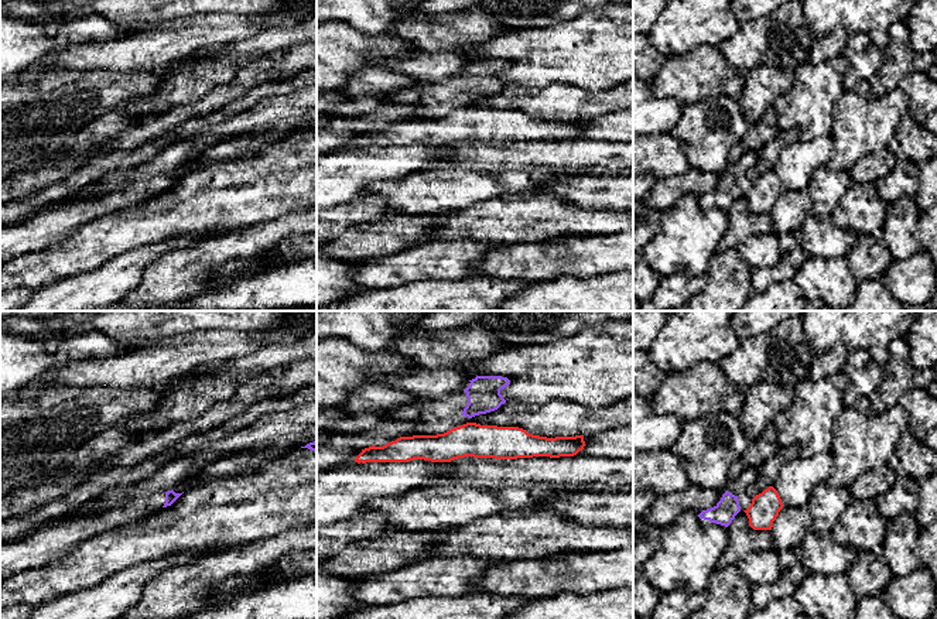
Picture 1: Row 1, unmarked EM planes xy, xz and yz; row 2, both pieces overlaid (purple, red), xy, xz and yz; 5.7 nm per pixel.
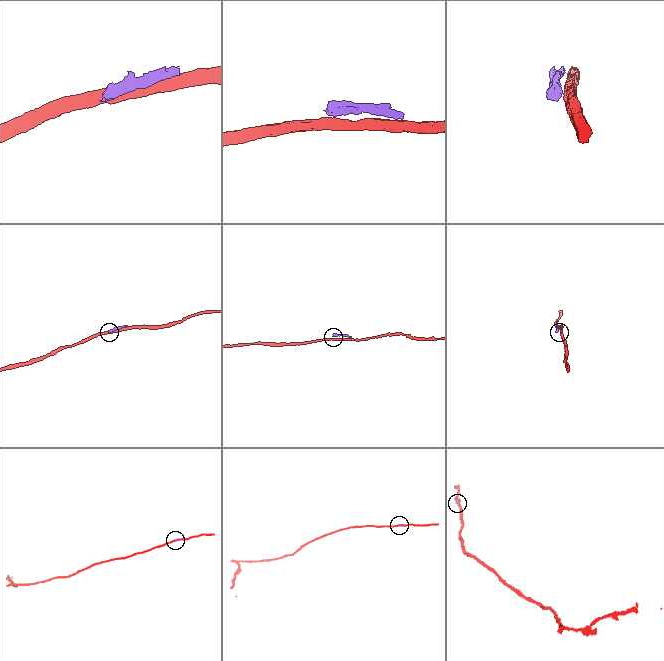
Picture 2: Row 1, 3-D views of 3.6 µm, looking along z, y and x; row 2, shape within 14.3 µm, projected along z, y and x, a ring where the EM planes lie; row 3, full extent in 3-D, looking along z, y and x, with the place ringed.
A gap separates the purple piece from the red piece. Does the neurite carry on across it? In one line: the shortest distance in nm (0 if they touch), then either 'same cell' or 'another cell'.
20 nm | another cell

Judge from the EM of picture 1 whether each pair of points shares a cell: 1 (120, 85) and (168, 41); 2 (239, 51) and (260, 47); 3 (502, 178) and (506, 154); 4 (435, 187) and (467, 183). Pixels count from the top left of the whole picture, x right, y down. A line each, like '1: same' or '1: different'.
1: different
2: same
3: different
4: same

